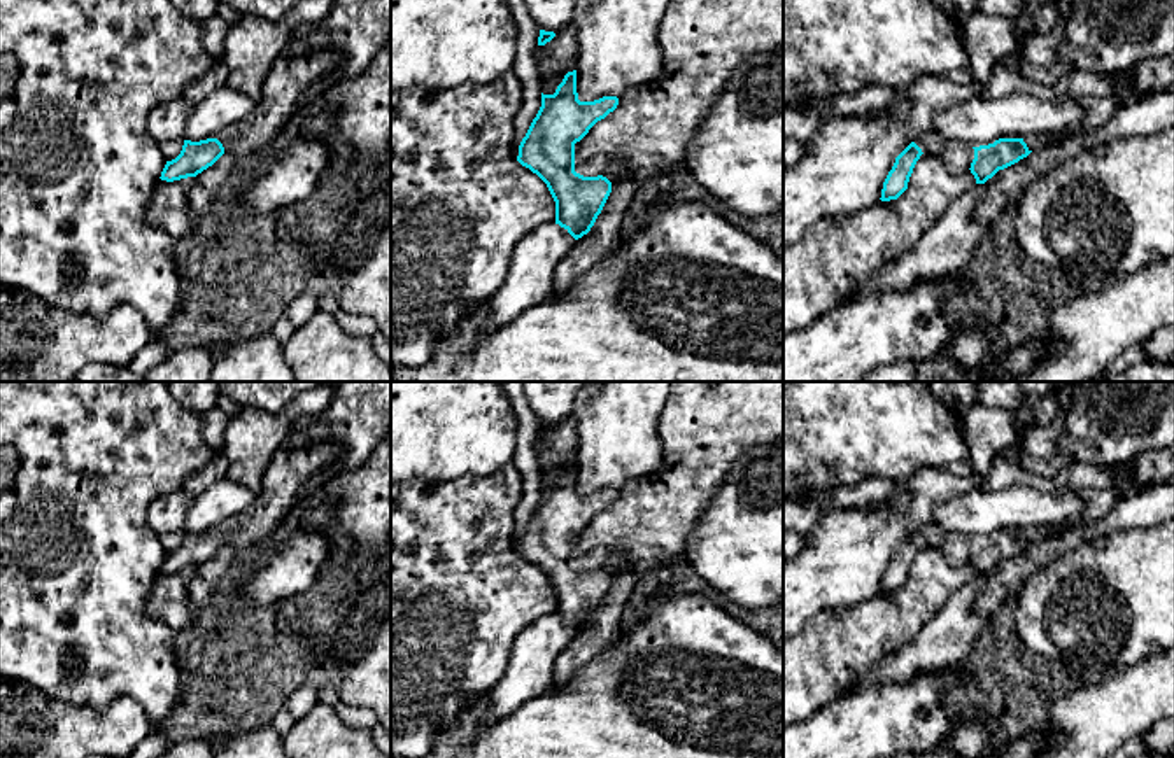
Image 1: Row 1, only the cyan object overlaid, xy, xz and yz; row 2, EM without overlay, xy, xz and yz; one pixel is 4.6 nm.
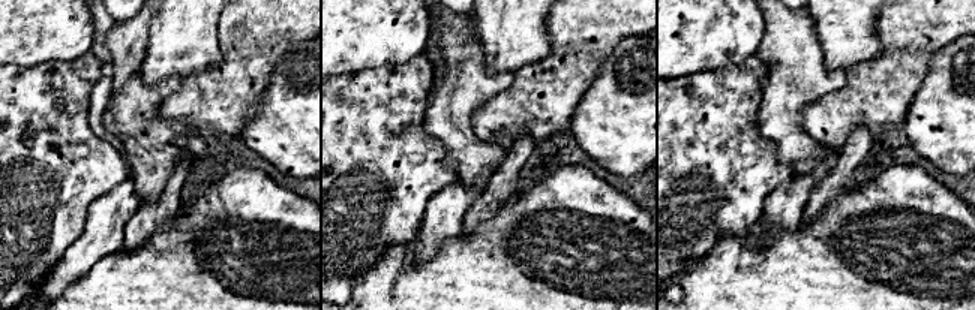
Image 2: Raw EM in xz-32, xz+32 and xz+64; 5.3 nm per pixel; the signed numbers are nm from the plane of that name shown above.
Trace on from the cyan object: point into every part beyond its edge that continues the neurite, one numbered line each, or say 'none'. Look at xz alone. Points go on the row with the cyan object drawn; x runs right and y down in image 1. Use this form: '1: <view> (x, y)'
1: xz (596, 165)

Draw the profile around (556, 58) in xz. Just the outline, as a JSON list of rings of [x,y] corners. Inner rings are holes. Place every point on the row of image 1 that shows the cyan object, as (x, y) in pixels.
[[[571,23],[545,46],[538,46],[536,65],[541,72],[543,95],[554,95],[568,72],[576,70],[578,40]]]

